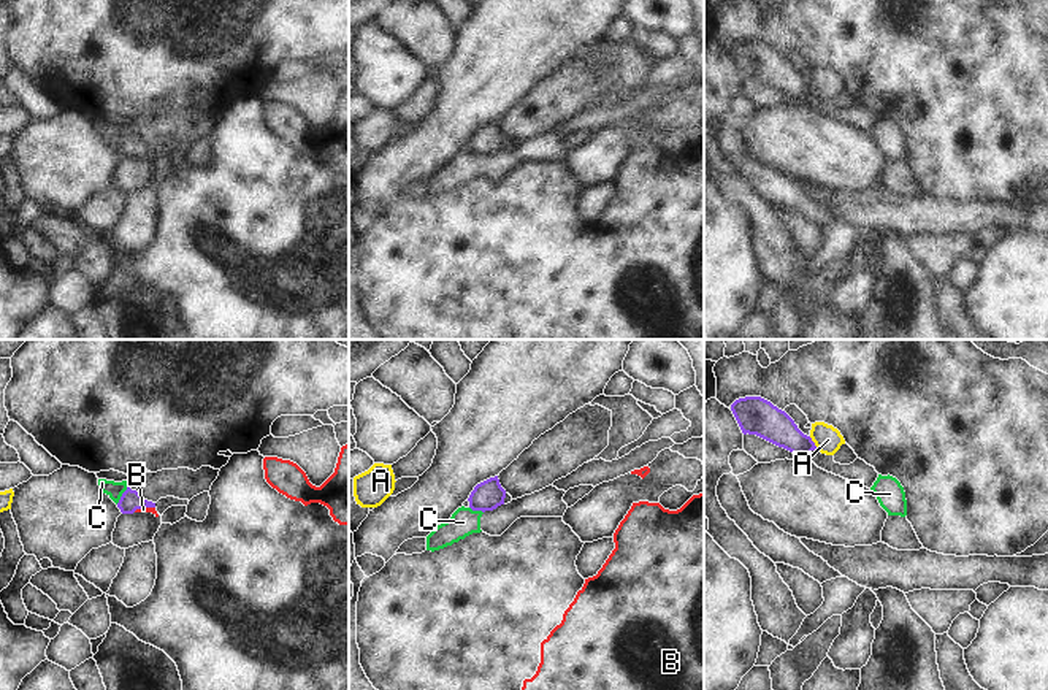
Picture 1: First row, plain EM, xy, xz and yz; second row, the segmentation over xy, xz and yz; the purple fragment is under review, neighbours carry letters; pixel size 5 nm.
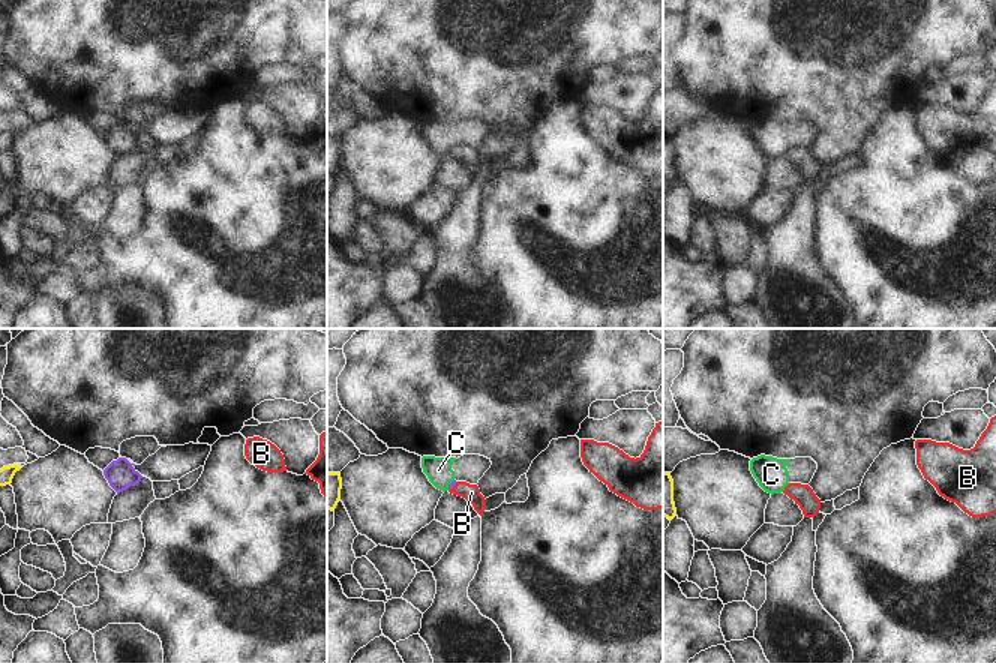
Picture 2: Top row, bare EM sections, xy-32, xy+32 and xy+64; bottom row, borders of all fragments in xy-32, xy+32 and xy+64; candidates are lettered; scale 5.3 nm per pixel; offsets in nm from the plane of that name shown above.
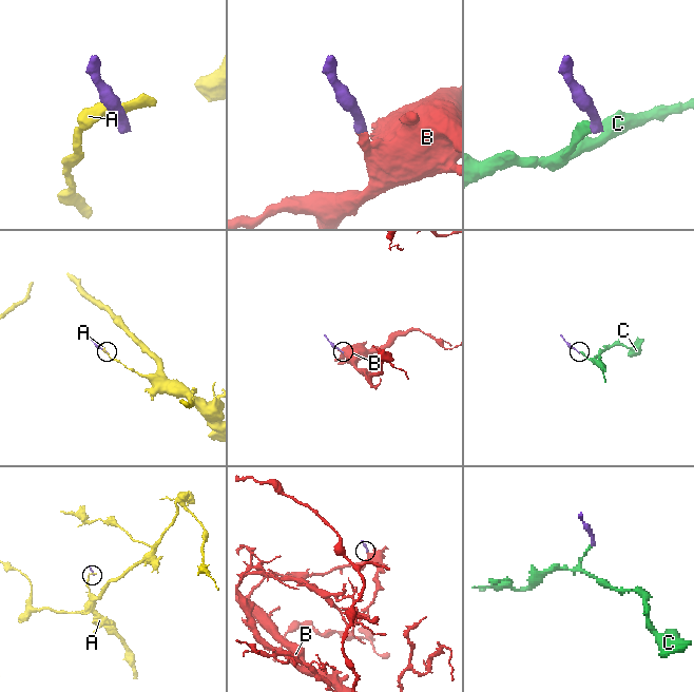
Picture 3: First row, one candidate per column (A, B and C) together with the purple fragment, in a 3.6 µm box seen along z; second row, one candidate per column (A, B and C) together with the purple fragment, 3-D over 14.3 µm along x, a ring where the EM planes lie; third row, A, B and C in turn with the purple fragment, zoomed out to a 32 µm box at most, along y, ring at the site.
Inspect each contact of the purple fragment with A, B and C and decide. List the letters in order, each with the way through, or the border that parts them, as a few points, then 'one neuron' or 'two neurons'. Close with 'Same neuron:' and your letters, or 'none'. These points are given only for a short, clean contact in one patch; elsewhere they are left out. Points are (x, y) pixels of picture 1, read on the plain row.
A: border yz (809, 81), (818, 94); two neurons
B: way xy (130, 145), (143, 151), (143, 154); one neuron
C: border xy (127, 130), (116, 148); two neurons
Same neuron: B

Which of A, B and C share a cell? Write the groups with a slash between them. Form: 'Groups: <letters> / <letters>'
Groups: A / B / C.

